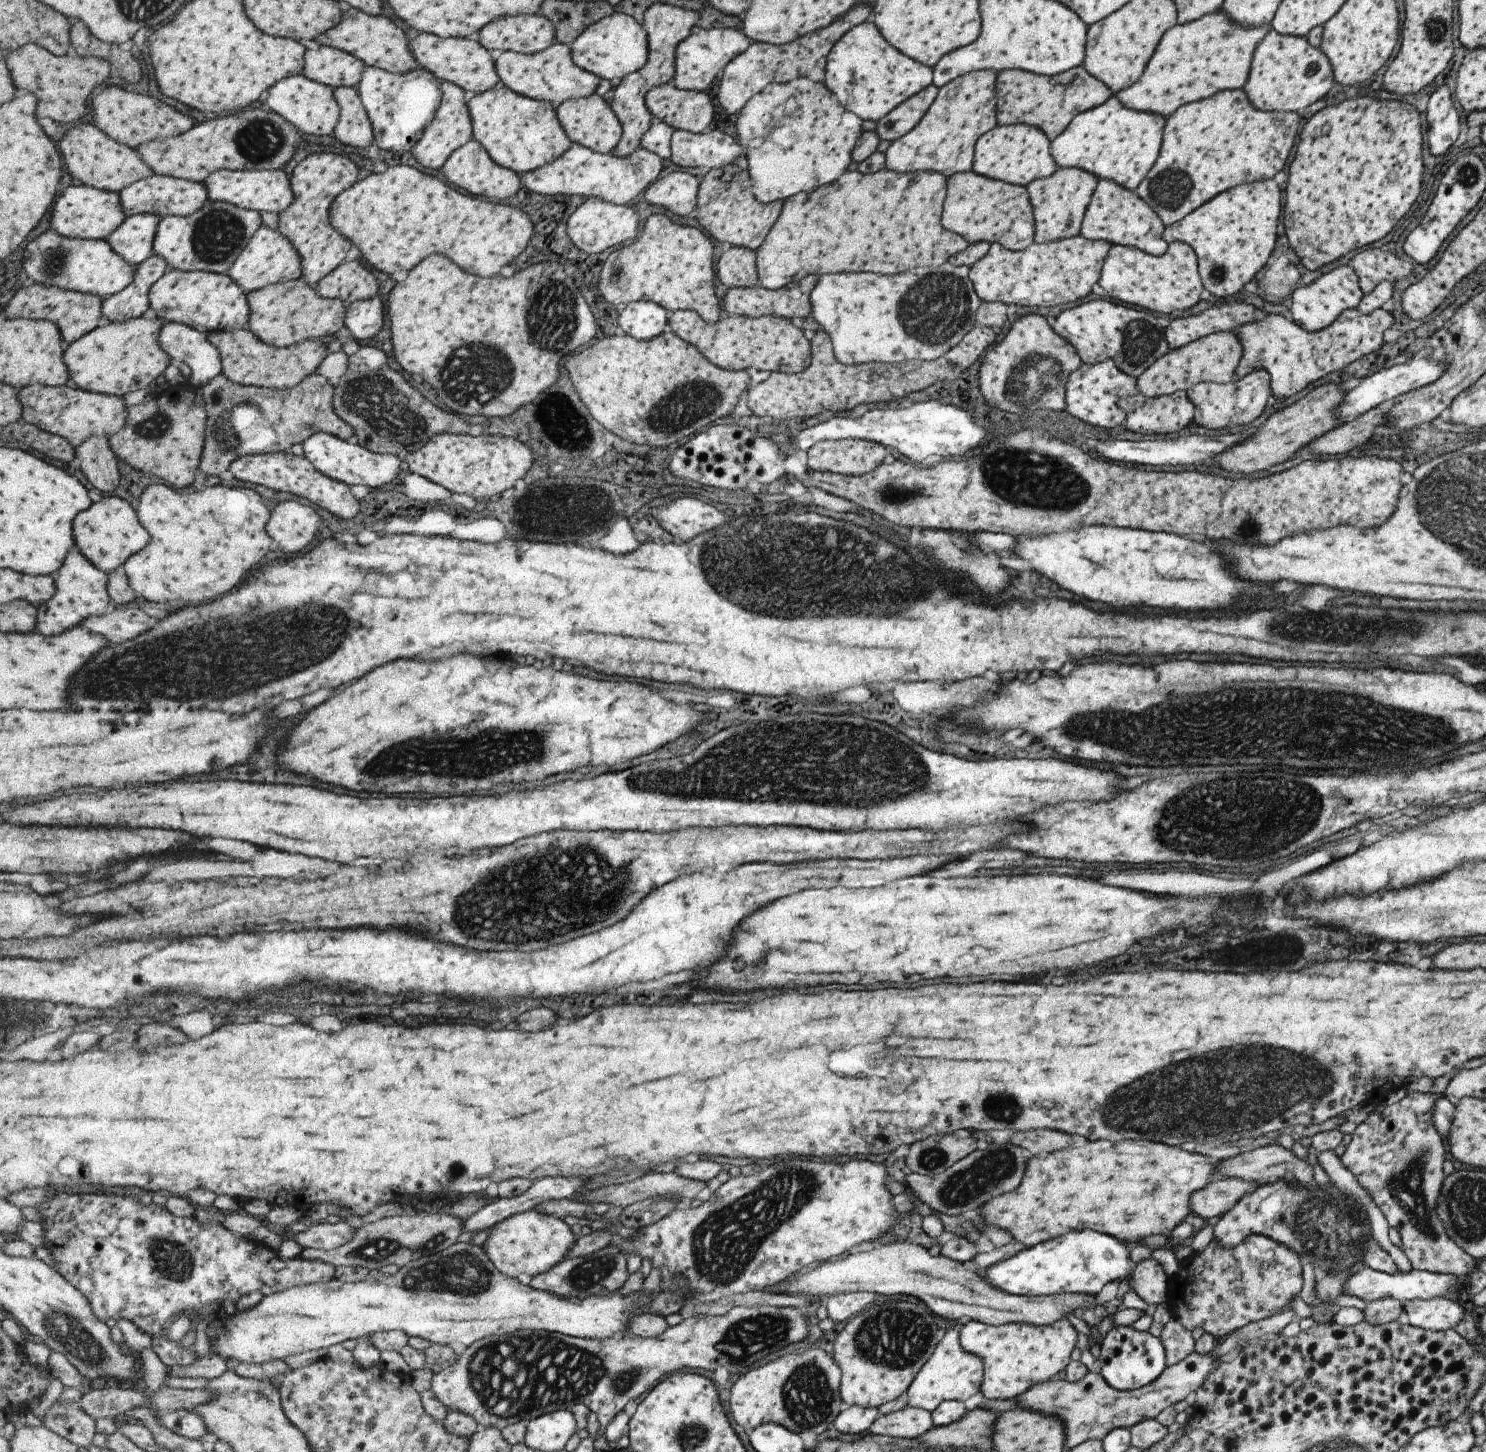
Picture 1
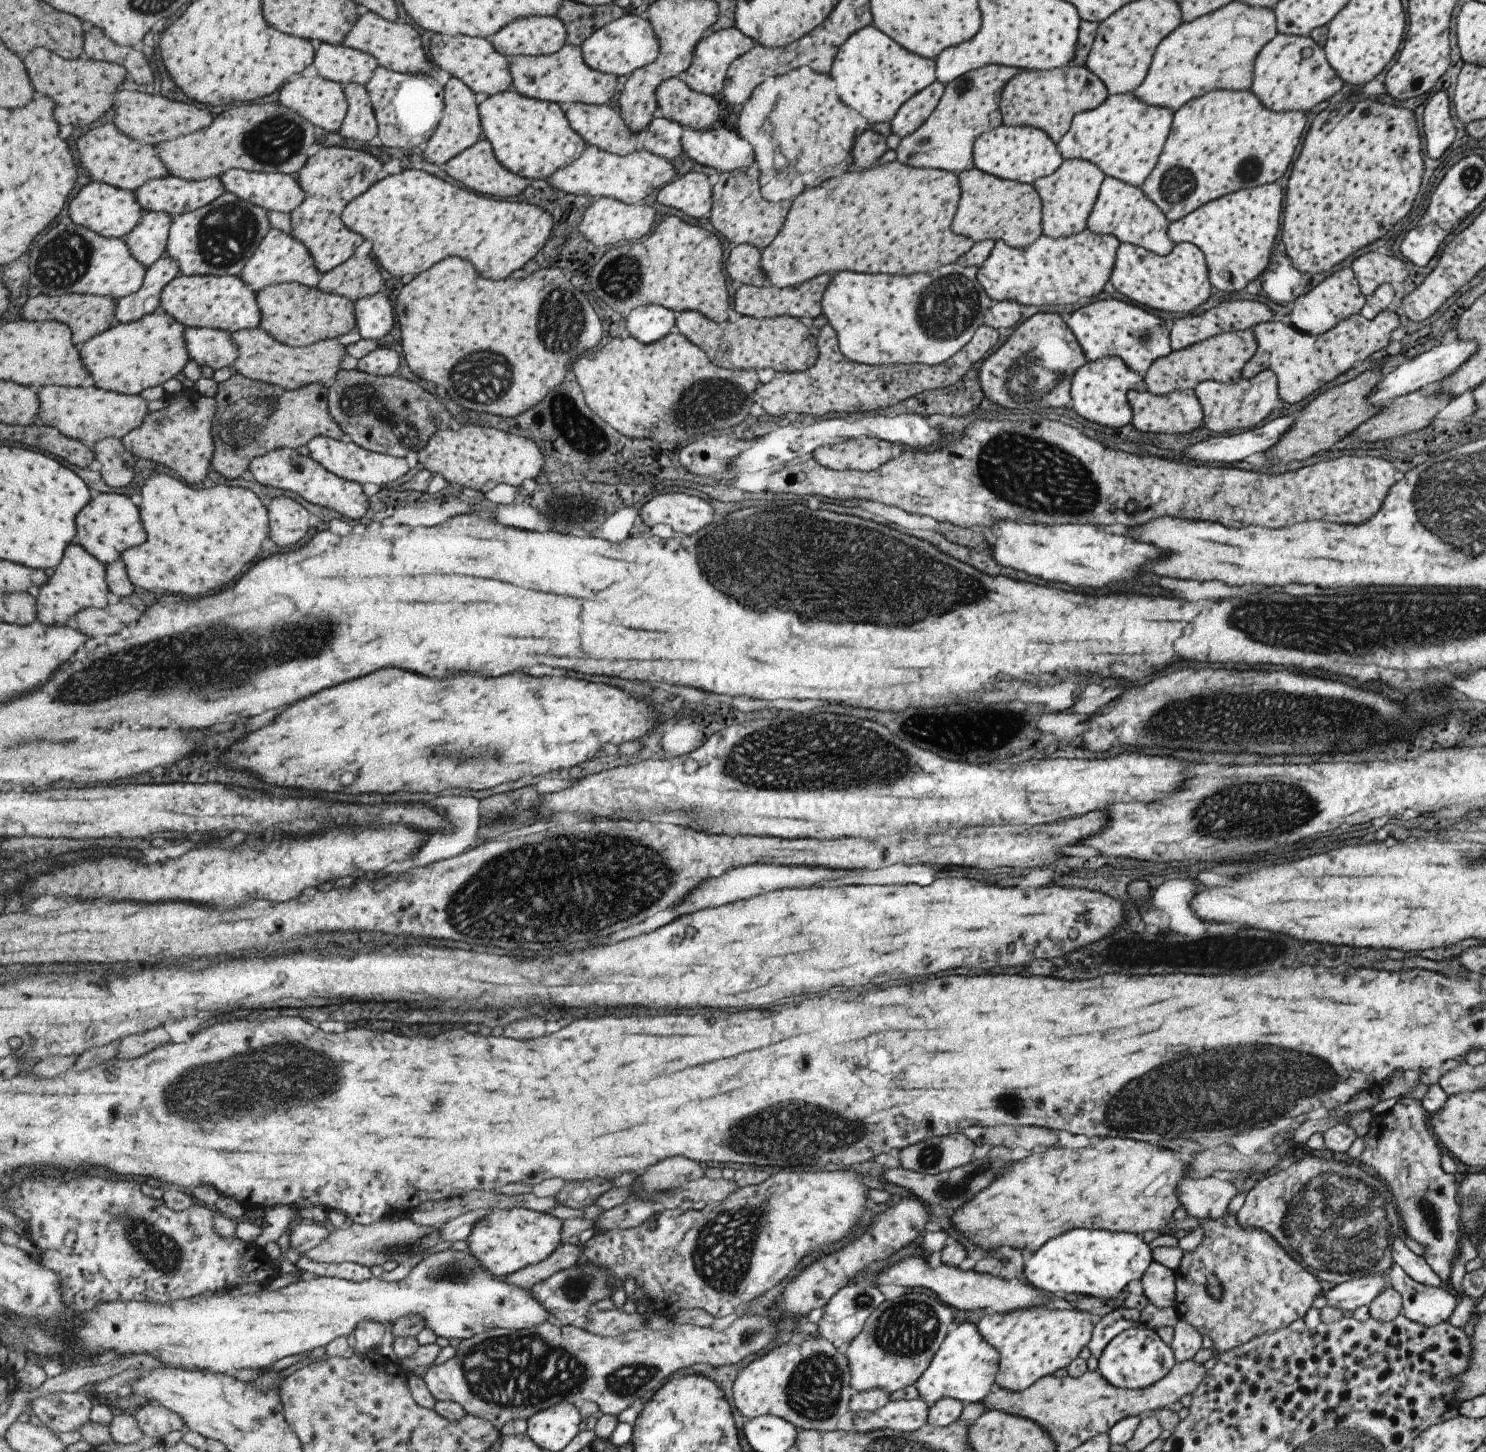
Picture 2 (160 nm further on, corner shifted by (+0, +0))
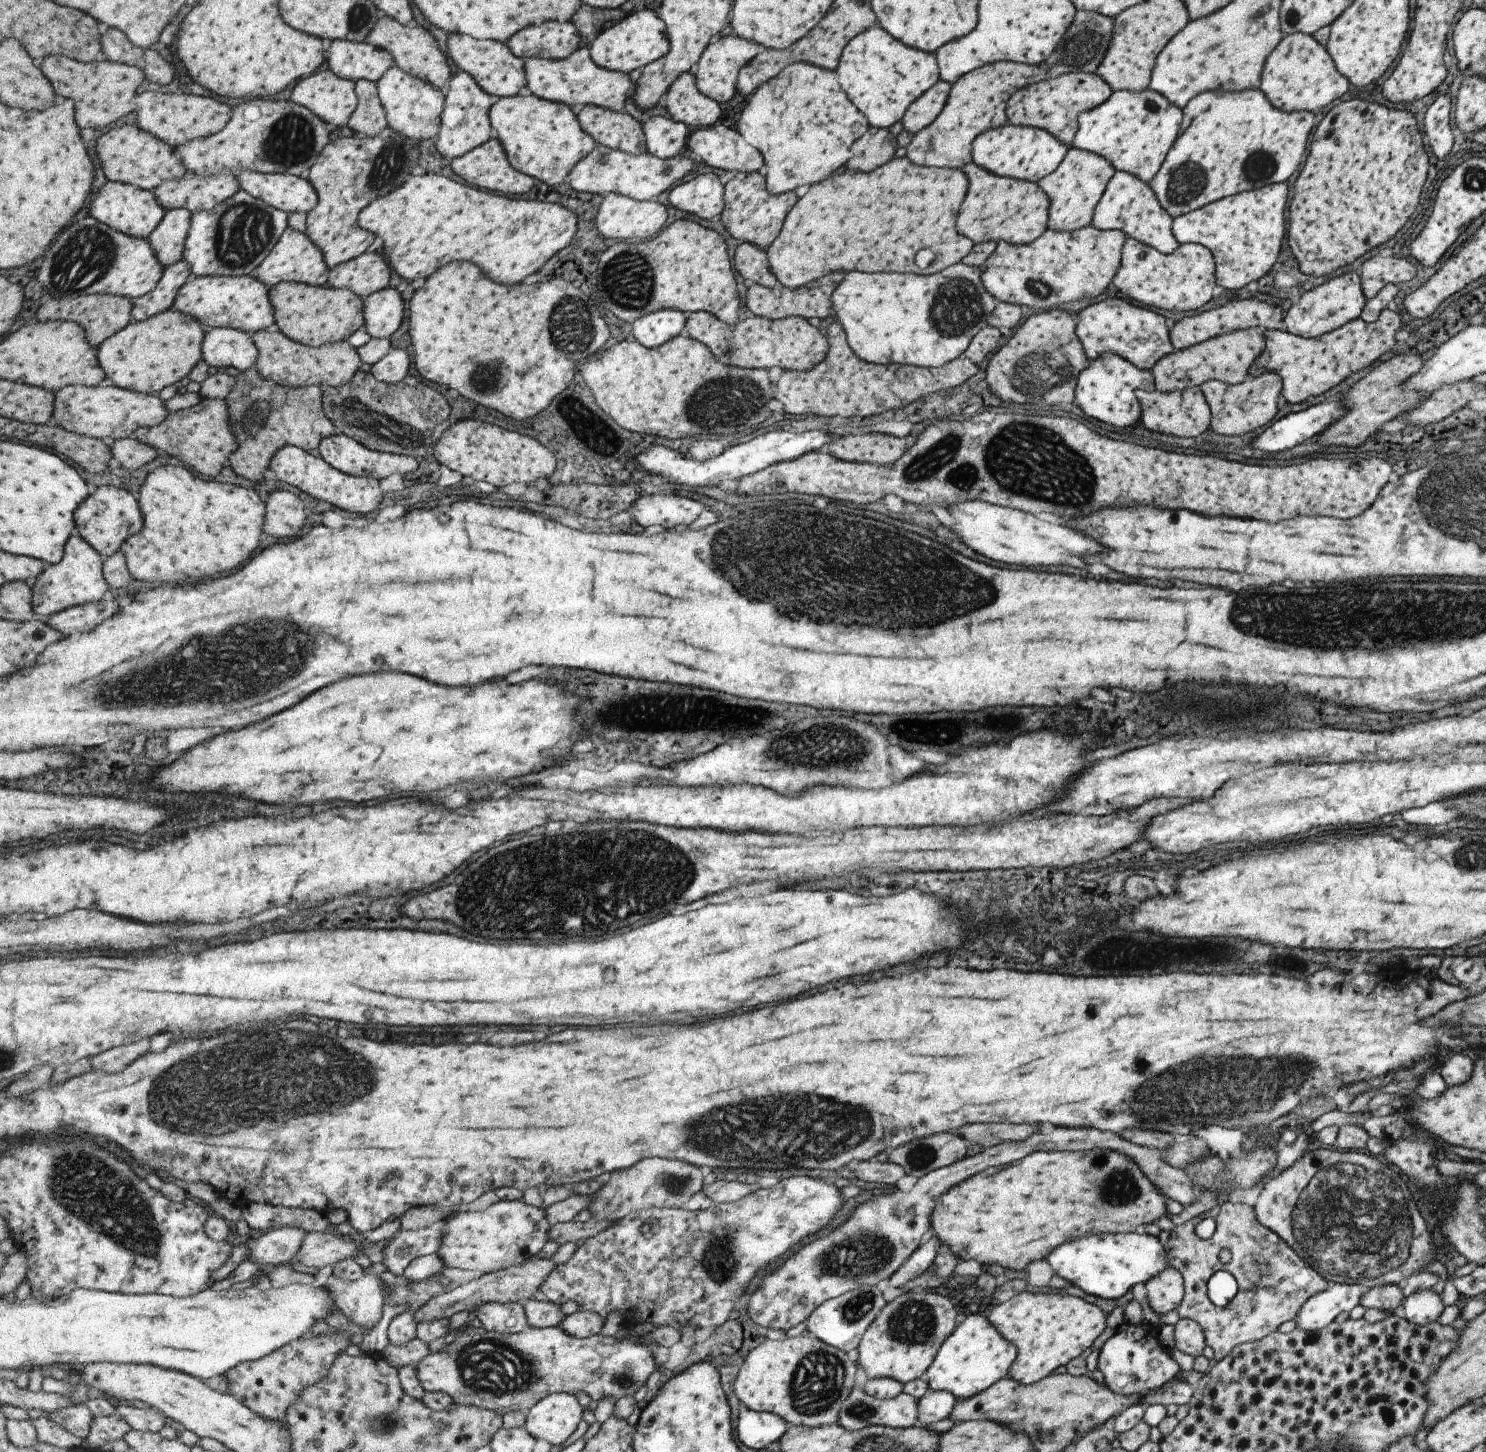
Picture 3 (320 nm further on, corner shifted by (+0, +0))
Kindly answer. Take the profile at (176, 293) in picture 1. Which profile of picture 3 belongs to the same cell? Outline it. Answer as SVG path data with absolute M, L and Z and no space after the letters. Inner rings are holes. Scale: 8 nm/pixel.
M253 275L191 276L181 288L175 308L199 319L205 326L205 331L215 327L231 327L252 334L273 329L276 324L276 308L272 303L271 288Z

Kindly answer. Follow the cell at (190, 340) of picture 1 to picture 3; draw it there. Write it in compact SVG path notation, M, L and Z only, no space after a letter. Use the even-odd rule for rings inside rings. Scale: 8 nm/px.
M231 327L208 329L204 338L202 352L204 353L203 359L210 366L215 366L219 370L234 368L237 371L245 372L255 367L260 359L260 349L251 334L247 331Z

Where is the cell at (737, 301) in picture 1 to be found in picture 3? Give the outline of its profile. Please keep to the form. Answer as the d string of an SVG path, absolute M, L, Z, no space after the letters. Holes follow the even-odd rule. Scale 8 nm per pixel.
M833 272L794 289L788 289L779 284L775 284L771 289L755 283L747 284L745 304L748 310L758 317L782 319L788 316L800 316L807 319L815 316L821 320L833 314L829 296L832 295L843 276L845 276L843 272Z

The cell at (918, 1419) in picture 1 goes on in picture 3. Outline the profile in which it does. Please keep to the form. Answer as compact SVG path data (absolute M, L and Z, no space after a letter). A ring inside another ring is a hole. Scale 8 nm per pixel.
M853 1384L847 1398L841 1403L837 1424L848 1431L860 1430L869 1425L913 1427L918 1413L916 1402L916 1398L903 1392L893 1398L875 1398Z

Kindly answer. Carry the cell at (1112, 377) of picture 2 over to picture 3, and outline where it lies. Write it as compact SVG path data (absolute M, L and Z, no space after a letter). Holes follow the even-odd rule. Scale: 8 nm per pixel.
M1105 353L1090 361L1087 368L1077 375L1075 384L1074 399L1079 409L1089 418L1117 428L1134 426L1140 420L1140 404L1134 392L1137 389L1154 390L1154 378L1150 370L1137 368L1113 353Z

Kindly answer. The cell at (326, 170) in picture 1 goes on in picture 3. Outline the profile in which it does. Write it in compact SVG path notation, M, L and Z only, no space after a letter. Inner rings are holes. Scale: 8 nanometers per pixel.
M387 131L370 137L353 134L336 138L324 148L313 165L309 180L319 193L319 204L307 214L307 234L324 252L333 268L367 252L376 234L360 225L361 211L373 201L386 197L404 185L421 158L421 141L397 131Z

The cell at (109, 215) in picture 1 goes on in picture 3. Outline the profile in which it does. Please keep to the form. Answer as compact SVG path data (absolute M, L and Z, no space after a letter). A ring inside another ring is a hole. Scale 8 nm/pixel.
M119 181L106 182L103 188L99 190L95 202L93 202L93 216L97 220L107 223L111 228L125 234L146 239L163 222L166 212L166 208L158 199L155 190L145 190L144 188Z

